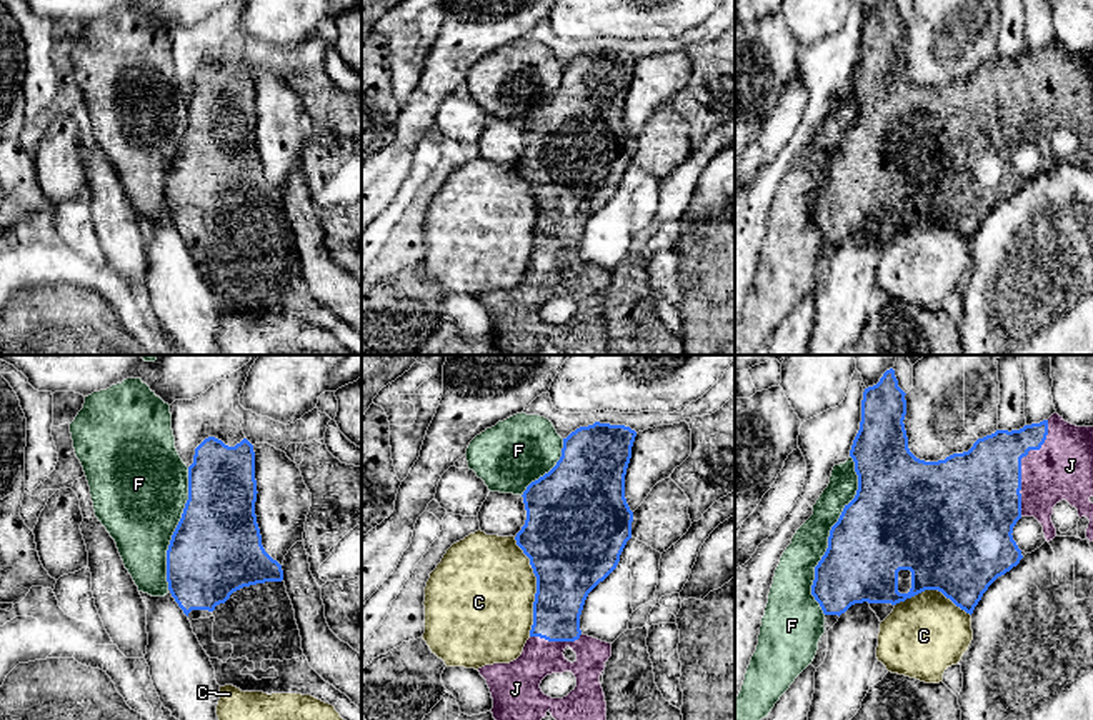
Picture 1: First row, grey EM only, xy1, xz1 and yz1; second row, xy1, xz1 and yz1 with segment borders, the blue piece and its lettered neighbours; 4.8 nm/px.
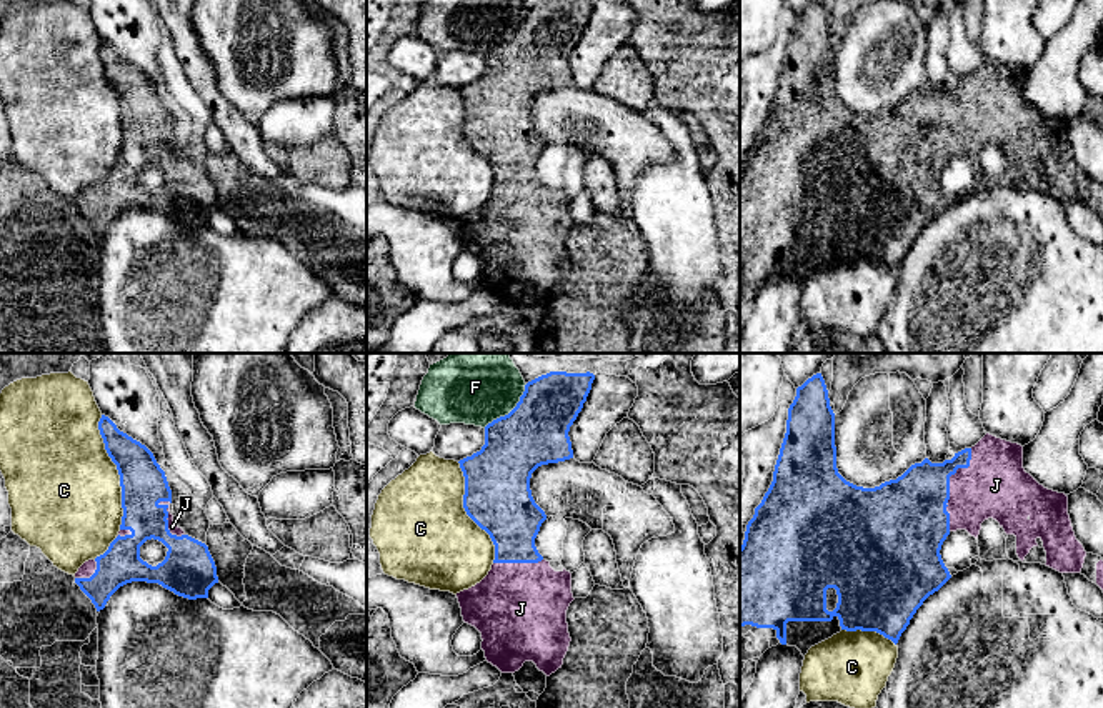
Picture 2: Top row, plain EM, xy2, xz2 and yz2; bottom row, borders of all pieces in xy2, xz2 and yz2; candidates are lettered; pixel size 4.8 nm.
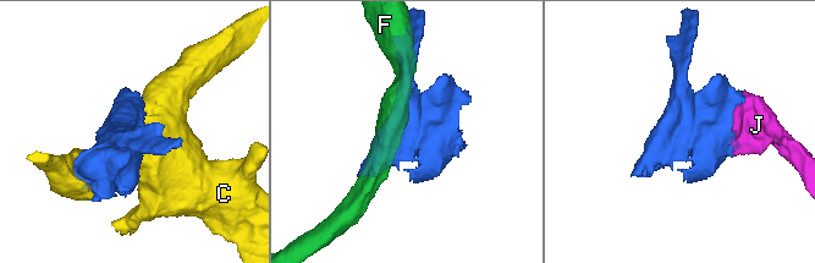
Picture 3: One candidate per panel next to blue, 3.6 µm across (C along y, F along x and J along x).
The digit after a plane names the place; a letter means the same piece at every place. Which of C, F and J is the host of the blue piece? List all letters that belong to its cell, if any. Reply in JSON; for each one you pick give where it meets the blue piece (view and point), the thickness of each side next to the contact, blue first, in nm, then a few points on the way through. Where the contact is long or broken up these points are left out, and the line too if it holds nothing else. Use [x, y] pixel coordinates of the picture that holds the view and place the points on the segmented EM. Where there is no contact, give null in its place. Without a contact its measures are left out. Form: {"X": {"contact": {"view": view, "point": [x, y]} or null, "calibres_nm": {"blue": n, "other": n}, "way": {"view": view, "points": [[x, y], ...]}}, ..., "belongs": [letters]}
{"J": {"contact": {"view": "yz1", "point": [1020, 465]}, "calibres_nm": {"blue": 420, "other": 300}}, "belongs": ["J"]}

